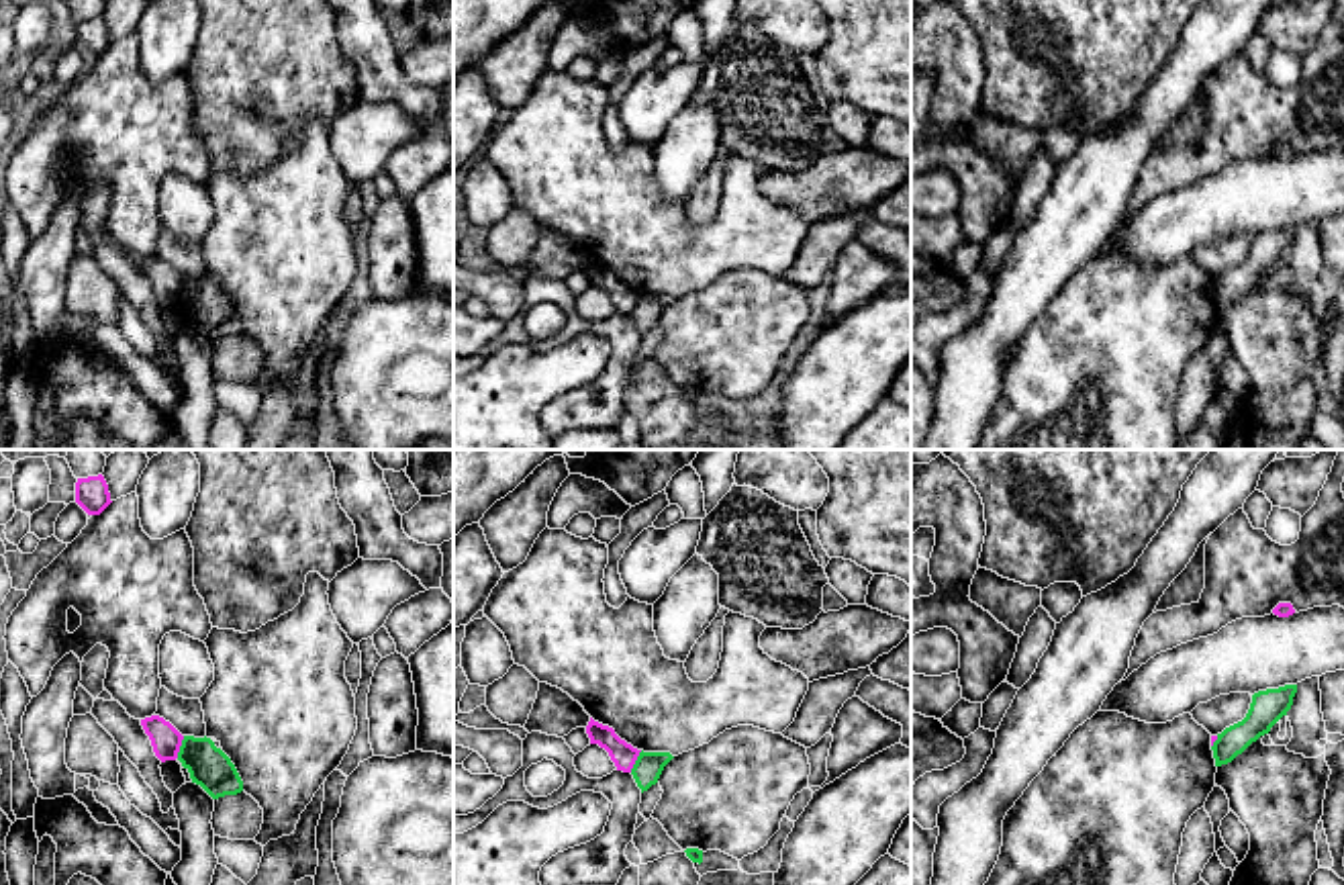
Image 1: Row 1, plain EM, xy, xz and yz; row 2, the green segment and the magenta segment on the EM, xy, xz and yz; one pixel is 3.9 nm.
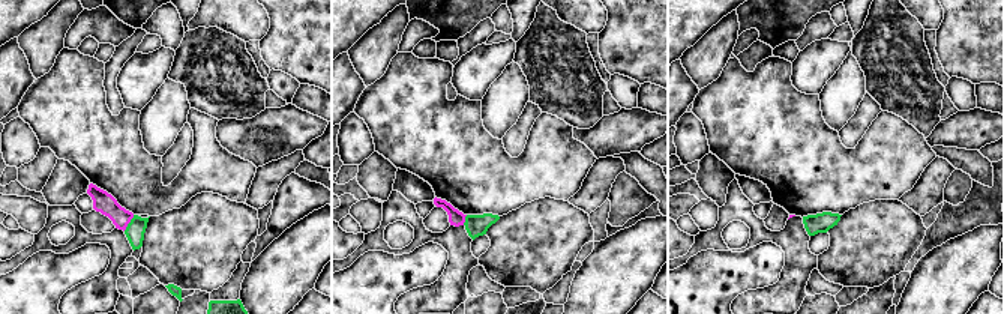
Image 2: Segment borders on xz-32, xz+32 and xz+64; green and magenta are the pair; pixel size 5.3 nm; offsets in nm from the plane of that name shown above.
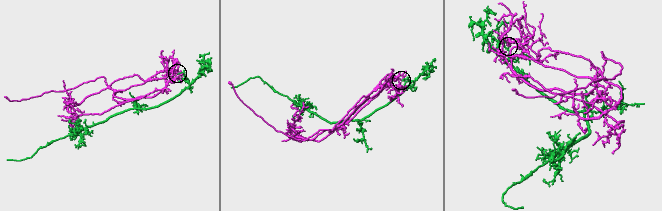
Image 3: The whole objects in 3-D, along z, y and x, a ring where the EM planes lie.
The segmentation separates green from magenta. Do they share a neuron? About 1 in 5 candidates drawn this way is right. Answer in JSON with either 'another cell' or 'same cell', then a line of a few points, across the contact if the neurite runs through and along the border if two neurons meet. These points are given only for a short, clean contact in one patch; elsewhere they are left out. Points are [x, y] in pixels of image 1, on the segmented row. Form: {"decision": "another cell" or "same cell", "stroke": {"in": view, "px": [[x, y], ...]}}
{"decision": "another cell"}

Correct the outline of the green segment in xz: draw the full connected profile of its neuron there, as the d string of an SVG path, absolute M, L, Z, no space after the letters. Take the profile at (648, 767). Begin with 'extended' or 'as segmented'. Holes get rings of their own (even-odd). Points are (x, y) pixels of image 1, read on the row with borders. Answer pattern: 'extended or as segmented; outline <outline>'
as segmented; outline M639 752L631 775L637 783L637 787L643 791L647 791L652 785L658 783L664 766L672 760L674 756L670 752Z

